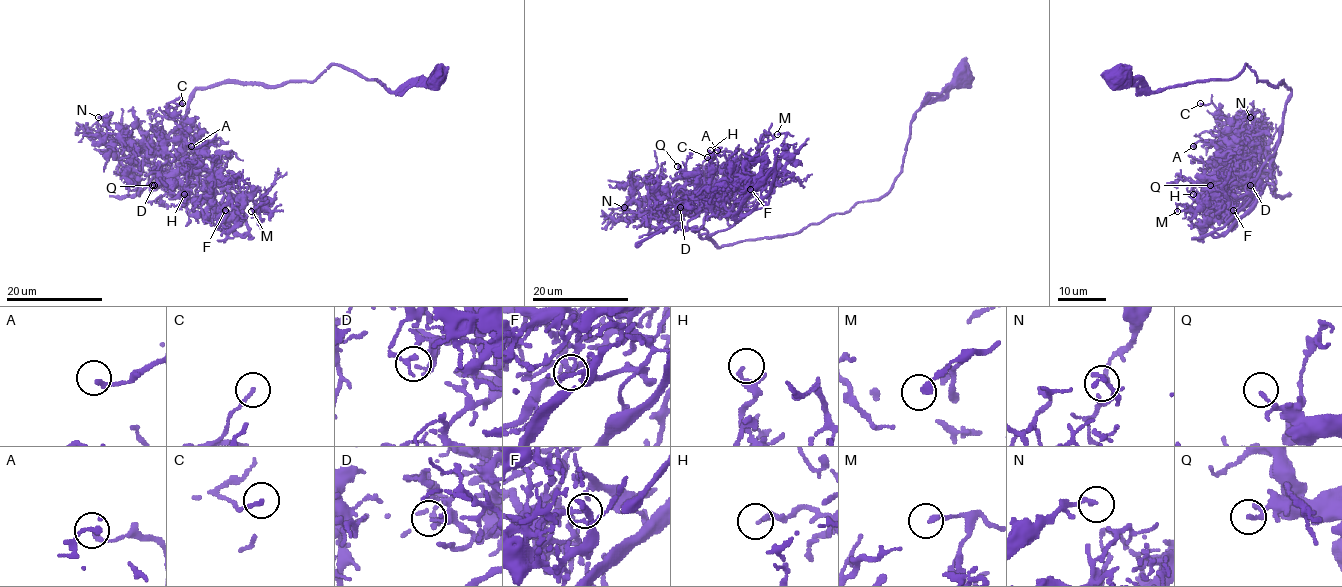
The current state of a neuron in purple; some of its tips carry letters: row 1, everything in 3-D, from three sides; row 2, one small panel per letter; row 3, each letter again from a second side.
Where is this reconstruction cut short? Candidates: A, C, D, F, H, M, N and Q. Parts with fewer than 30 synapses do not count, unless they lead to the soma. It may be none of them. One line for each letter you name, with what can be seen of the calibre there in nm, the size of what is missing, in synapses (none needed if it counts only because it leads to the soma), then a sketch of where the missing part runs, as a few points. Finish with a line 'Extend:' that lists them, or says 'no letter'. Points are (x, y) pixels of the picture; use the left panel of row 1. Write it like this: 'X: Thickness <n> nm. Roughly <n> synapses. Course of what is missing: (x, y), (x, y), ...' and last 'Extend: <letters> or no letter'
Extend: no letter

